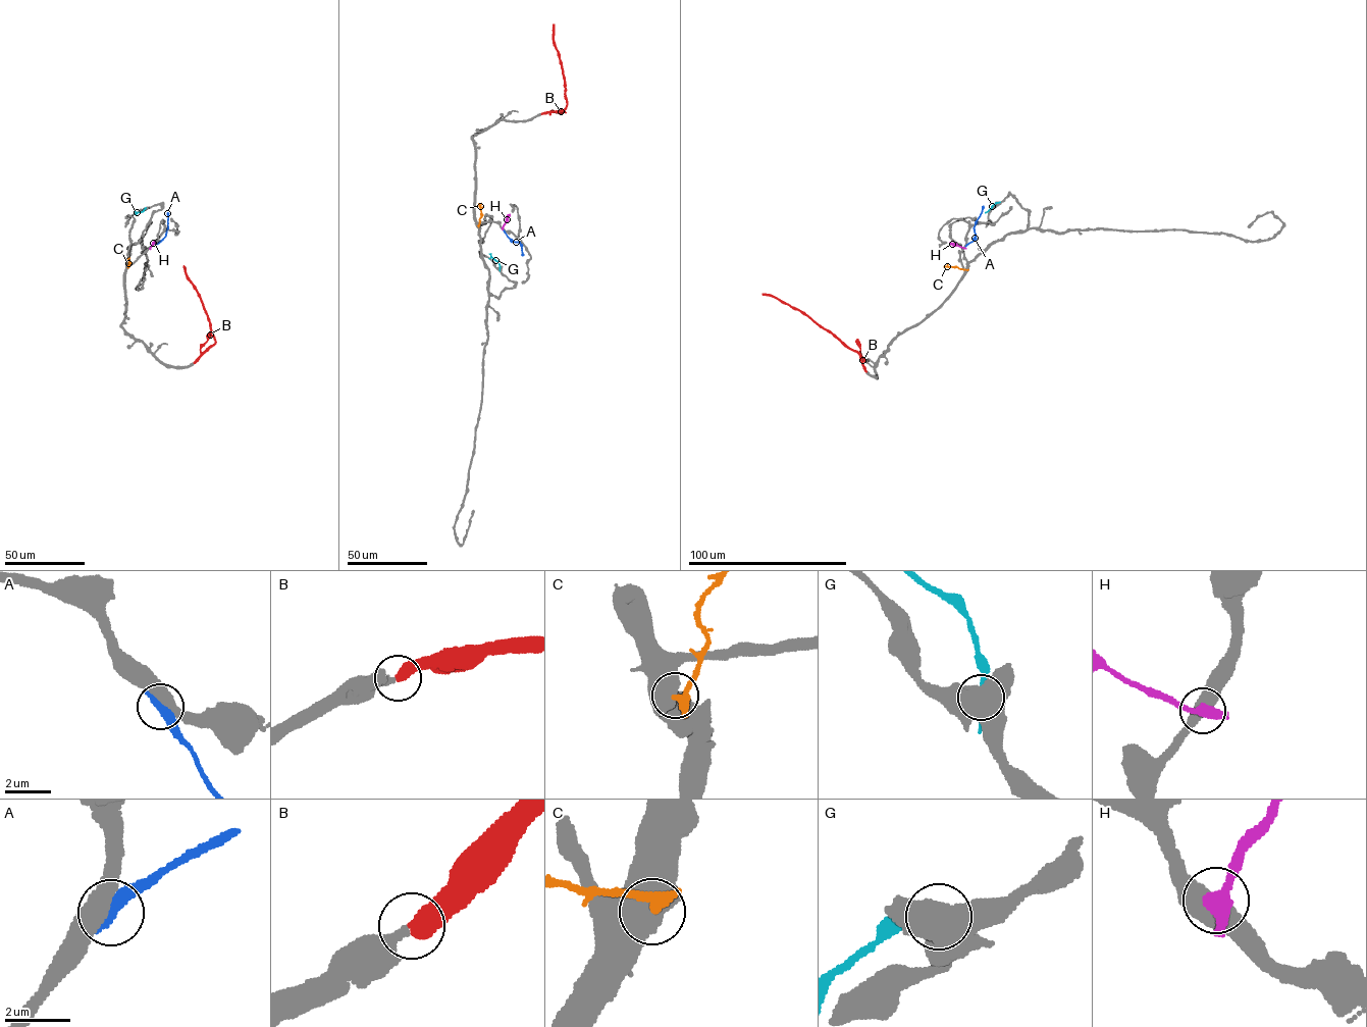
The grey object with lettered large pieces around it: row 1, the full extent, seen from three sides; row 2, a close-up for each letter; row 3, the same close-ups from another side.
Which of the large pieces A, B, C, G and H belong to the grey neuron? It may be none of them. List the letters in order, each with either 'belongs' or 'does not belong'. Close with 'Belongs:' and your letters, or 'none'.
A: does not belong
B: belongs
C: does not belong
G: does not belong
H: does not belong
Belongs: B

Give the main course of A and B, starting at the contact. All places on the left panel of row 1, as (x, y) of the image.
A: (151, 246), (165, 235), (167, 212)
B: (194, 362), (215, 342), (203, 305), (183, 265)

